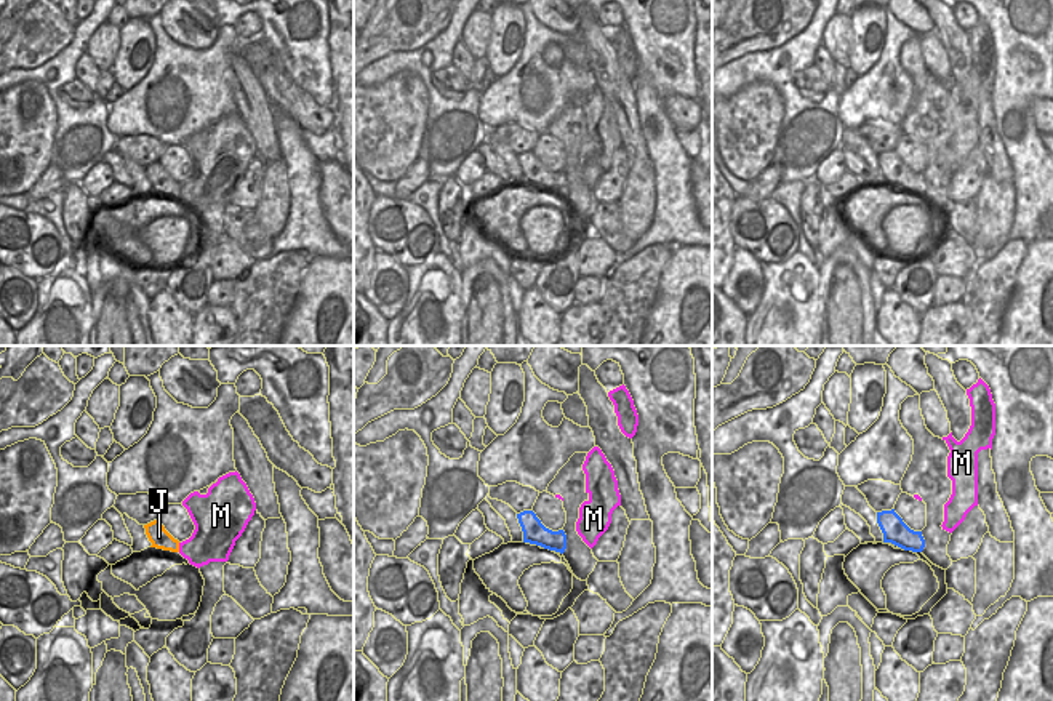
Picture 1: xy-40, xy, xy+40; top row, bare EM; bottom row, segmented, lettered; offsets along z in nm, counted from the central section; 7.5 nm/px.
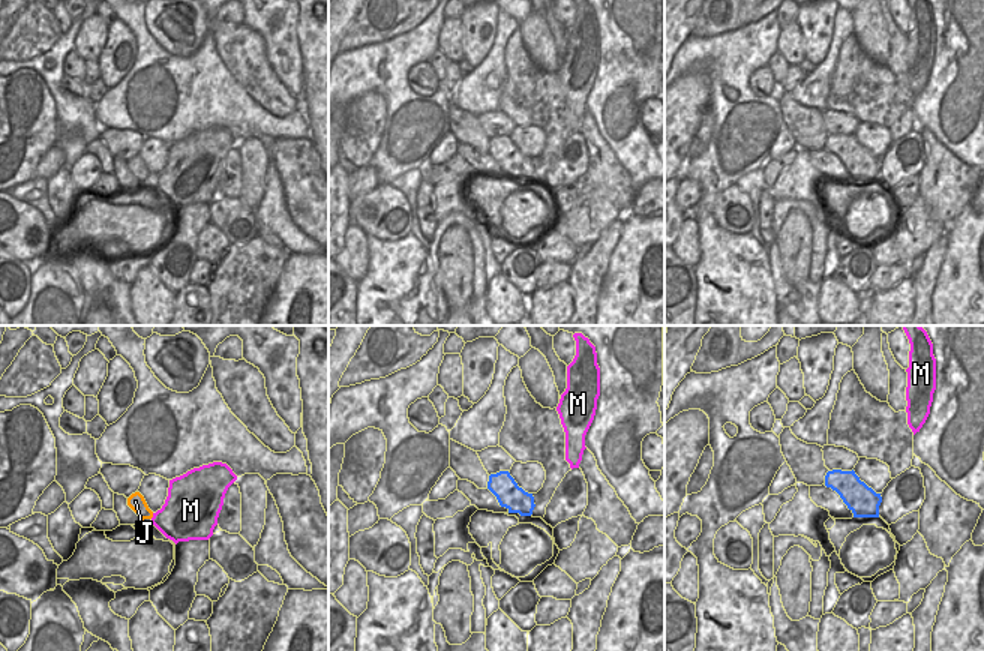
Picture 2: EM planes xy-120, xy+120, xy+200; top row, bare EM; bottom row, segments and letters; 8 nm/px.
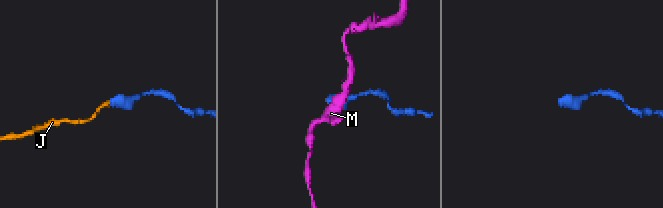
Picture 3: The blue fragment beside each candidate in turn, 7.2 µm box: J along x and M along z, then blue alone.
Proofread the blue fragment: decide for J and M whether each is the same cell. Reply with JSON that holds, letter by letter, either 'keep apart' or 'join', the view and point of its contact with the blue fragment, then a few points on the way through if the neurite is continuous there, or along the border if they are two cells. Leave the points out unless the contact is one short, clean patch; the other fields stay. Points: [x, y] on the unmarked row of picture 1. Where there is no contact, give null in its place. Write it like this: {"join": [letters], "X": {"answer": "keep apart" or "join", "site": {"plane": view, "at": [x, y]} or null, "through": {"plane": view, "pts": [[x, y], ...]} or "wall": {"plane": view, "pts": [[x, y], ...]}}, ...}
{"join": ["J"], "J": {"answer": "join", "site": null}, "M": {"answer": "keep apart", "site": null}}

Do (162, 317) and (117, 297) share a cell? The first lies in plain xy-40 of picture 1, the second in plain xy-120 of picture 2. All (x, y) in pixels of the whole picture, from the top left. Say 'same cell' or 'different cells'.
different cells

